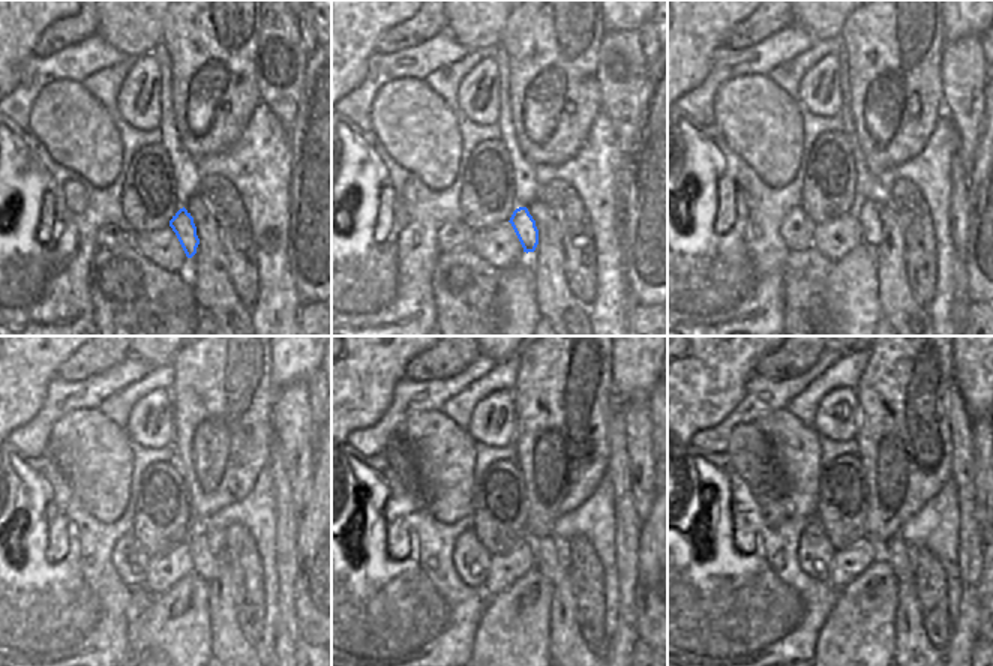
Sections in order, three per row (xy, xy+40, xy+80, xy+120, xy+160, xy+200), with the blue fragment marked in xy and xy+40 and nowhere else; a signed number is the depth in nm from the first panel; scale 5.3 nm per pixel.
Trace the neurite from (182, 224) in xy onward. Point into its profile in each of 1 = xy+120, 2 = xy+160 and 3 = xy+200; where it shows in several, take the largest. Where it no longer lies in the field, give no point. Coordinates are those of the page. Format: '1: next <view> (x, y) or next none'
1: next xy+120 (203, 557)
2: next xy+160 (551, 555)
3: next xy+200 (900, 557)

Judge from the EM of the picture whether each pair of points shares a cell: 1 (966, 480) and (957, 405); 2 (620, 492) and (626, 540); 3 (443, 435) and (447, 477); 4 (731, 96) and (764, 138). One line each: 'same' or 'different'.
1: same
2: same
3: same
4: same

